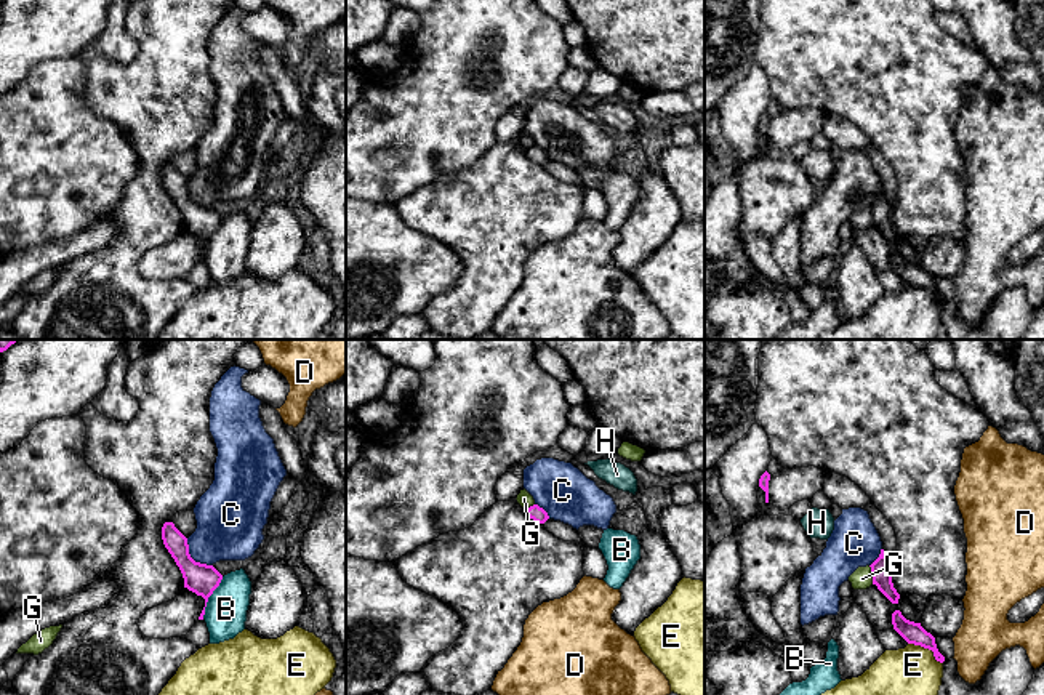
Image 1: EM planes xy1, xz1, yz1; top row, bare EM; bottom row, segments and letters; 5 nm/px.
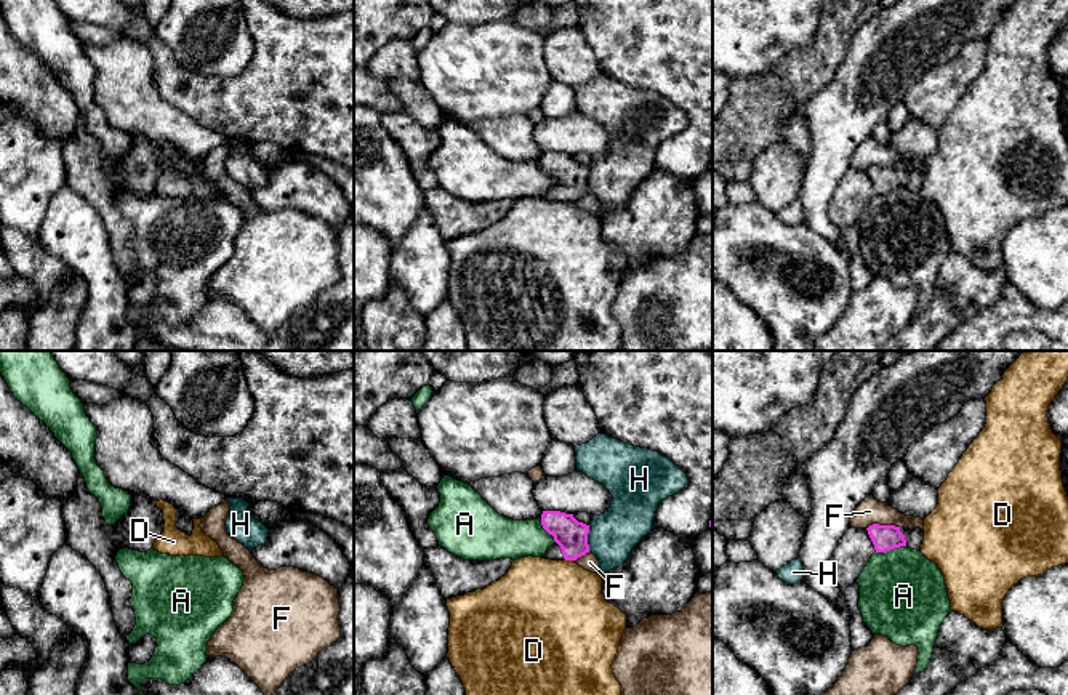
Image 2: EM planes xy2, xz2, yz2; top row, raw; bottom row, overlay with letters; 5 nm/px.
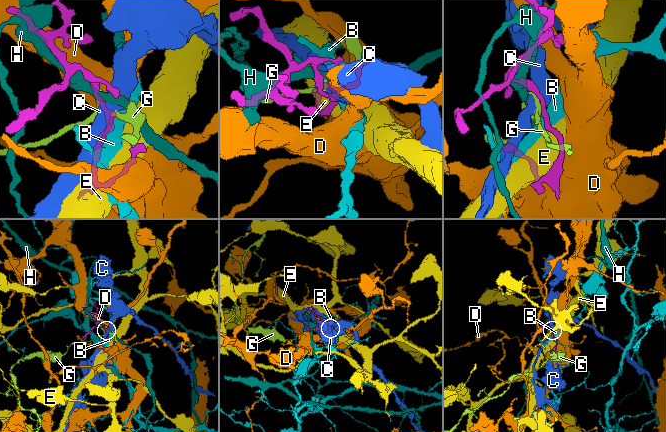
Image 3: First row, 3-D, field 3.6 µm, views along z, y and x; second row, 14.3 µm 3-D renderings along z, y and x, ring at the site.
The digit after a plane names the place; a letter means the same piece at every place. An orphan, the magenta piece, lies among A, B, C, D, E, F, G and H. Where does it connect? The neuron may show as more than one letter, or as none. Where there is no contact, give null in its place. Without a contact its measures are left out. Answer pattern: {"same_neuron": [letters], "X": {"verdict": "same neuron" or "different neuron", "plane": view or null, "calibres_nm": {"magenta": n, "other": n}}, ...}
{"same_neuron": [], "A": {"verdict": "different neuron", "plane": "yz2", "calibres_nm": {"magenta": 130, "other": 440}}, "B": {"verdict": "different neuron", "plane": "xy1", "calibres_nm": {"magenta": 160, "other": 200}}, "C": {"verdict": "different neuron", "plane": "xy1", "calibres_nm": {"magenta": 160, "other": 340}}, "D": {"verdict": "different neuron", "plane": "xz2", "calibres_nm": {"magenta": 160, "other": 480}}, "E": {"verdict": "different neuron", "plane": "yz1", "calibres_nm": {"magenta": 110, "other": 380}}, "F": {"verdict": "different neuron", "plane": "yz2", "calibres_nm": {"magenta": 130, "other": 130}}, "G": {"verdict": "different neuron", "plane": "yz1", "calibres_nm": {"magenta": 100, "other": 110}}, "H": {"verdict": "different neuron", "plane": "xz2", "calibres_nm": {"magenta": 160, "other": 240}}}

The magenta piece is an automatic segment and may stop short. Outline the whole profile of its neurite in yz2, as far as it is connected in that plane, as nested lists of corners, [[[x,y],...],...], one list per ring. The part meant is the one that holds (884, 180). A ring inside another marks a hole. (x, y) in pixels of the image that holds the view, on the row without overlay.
[[[873,165],[866,171],[876,194],[885,194],[900,187],[908,187],[911,191],[921,192],[921,186],[924,181],[924,171],[921,170],[900,170],[895,167]]]

